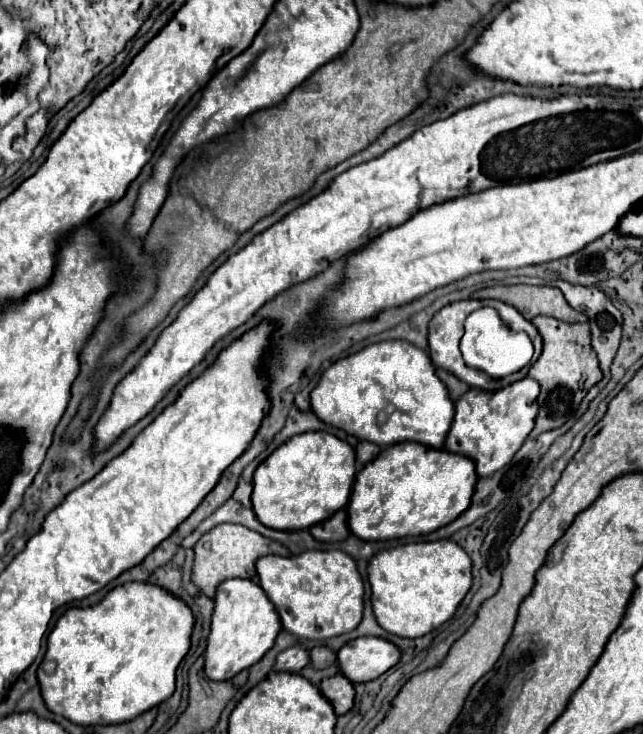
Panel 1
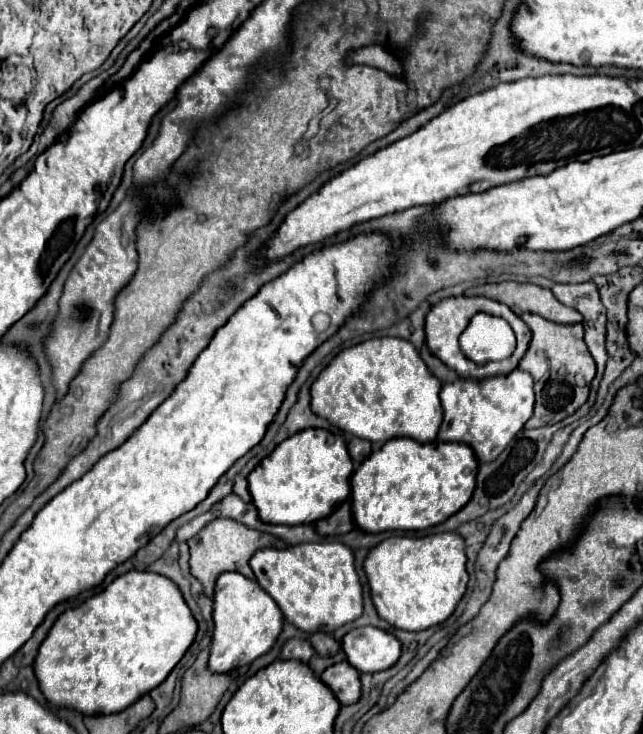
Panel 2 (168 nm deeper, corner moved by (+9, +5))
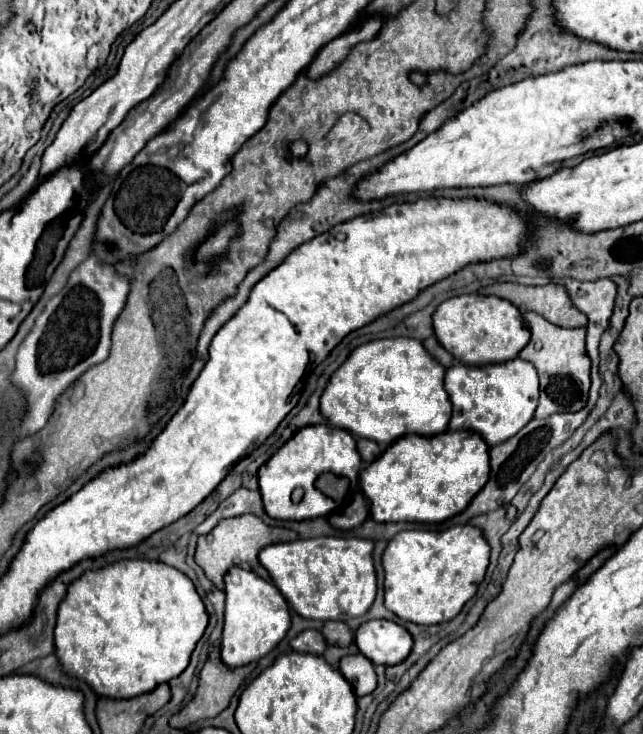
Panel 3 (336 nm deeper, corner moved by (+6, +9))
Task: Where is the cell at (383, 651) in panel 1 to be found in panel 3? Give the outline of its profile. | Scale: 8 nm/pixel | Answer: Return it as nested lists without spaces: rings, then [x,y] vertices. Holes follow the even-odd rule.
[[[368,620],[356,630],[354,644],[372,664],[400,664],[412,650],[410,632],[392,620]]]

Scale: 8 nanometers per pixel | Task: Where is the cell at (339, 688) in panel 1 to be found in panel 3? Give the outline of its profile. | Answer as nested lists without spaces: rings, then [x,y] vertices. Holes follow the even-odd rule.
[[[352,654],[352,656],[344,656],[338,664],[340,672],[344,674],[344,678],[352,684],[354,694],[366,696],[376,688],[376,672],[372,662],[368,662],[368,658],[364,658],[362,654]]]

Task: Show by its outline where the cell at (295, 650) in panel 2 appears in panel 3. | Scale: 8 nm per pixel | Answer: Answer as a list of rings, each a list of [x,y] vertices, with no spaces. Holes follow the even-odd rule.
[[[304,630],[304,632],[300,632],[294,640],[290,640],[290,646],[296,652],[308,652],[308,654],[316,654],[316,656],[320,656],[326,650],[324,636],[318,630]]]

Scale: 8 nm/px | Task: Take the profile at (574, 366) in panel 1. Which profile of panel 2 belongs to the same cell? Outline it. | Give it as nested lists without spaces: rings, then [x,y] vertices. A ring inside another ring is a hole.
[[[521,314],[521,320],[529,326],[533,338],[519,362],[519,368],[529,372],[535,380],[535,412],[525,428],[539,428],[557,424],[571,416],[589,396],[589,386],[595,376],[595,360],[591,358],[583,342],[581,324],[553,324],[537,314]]]

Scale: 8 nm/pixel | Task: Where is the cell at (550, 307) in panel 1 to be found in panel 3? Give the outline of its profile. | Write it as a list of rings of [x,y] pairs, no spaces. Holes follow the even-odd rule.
[[[514,282],[490,284],[478,290],[480,294],[498,296],[512,302],[520,312],[538,312],[548,322],[562,328],[586,326],[588,318],[576,306],[572,306],[568,292],[562,286],[546,284],[546,286],[522,286]]]

